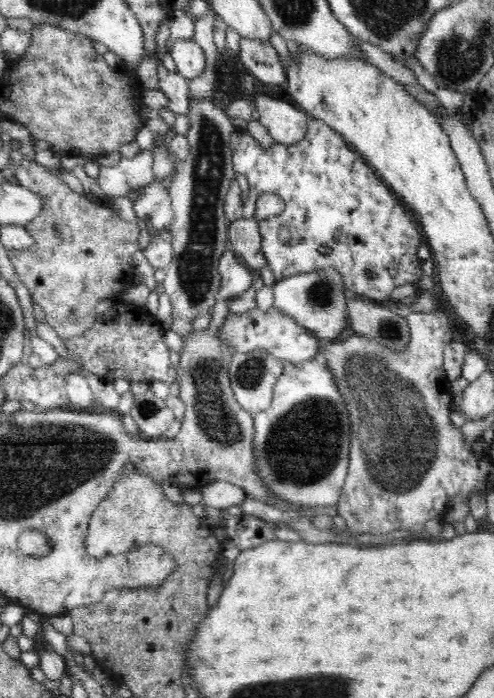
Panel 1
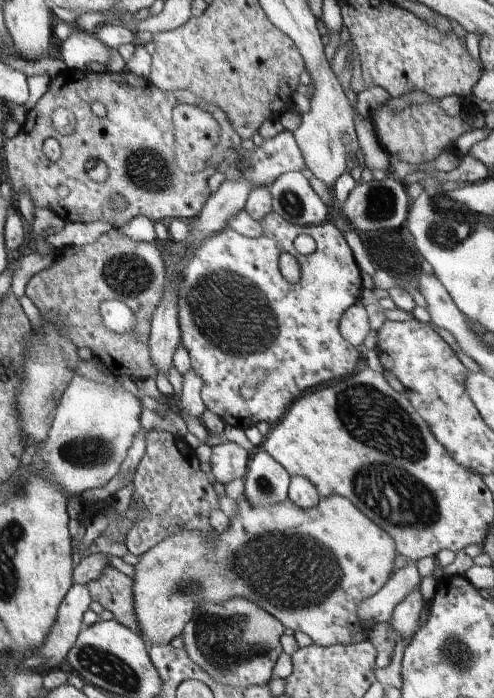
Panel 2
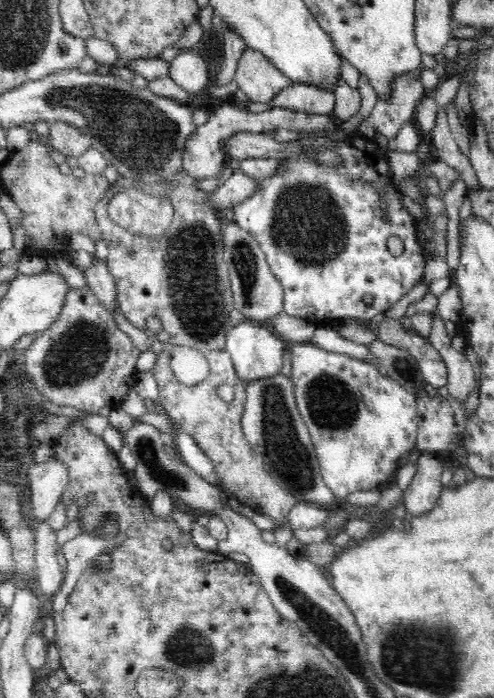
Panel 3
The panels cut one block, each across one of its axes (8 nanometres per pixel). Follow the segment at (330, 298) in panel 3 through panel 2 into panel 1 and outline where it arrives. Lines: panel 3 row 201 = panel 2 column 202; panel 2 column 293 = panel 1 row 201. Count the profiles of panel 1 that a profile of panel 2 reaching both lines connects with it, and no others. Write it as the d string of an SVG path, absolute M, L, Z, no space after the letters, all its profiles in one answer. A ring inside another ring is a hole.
M308 116L308 132L302 142L294 146L274 144L270 150L262 150L258 142L250 136L250 132L236 130L232 134L232 162L234 174L244 174L250 182L250 200L246 208L240 206L240 186L234 176L224 198L224 212L230 224L240 218L254 220L256 202L262 194L276 194L286 204L286 208L280 214L260 222L262 252L268 258L268 268L274 272L276 280L336 268L346 284L346 290L352 296L384 302L392 296L394 288L412 284L416 278L422 278L422 260L416 256L416 250L424 244L424 236L420 236L418 226L412 220L414 214L398 202L394 192L382 182L382 178L370 168L370 164L350 144L346 144L346 140L340 134L336 134L318 118ZM322 246L332 248L332 252L322 254Z

